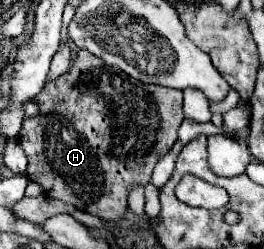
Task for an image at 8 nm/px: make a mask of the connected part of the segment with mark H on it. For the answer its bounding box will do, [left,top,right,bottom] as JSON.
[17,49,183,219]

